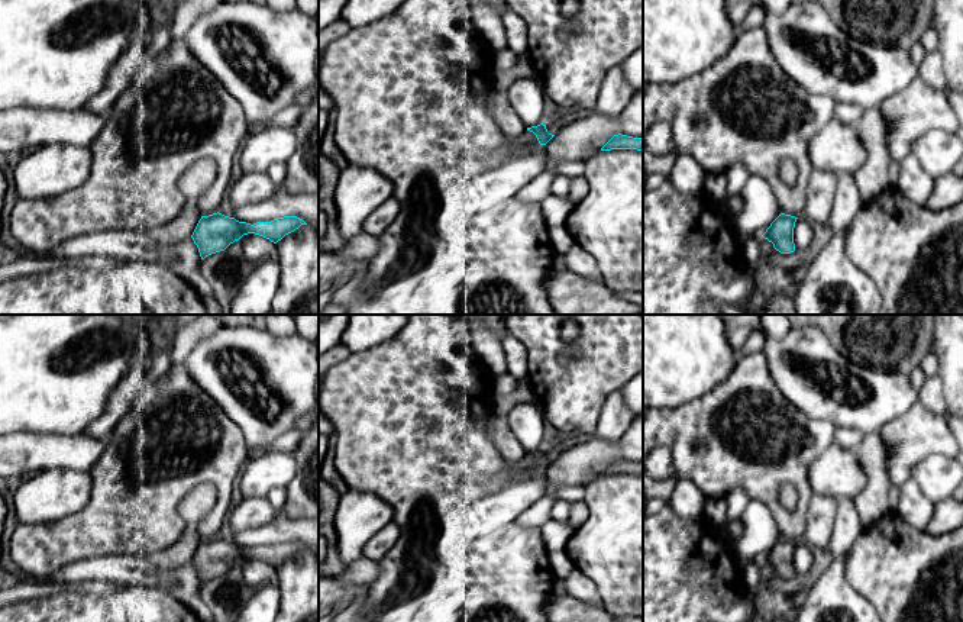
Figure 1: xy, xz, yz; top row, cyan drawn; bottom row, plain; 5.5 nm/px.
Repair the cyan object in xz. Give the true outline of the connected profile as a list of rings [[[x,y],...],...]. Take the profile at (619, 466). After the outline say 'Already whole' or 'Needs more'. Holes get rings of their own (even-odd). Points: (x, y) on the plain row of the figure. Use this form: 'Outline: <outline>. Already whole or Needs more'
Outline: [[[614,460],[602,473],[601,476],[611,476],[611,474],[637,474],[643,476],[643,463],[633,463],[627,460]]]. Already whole

